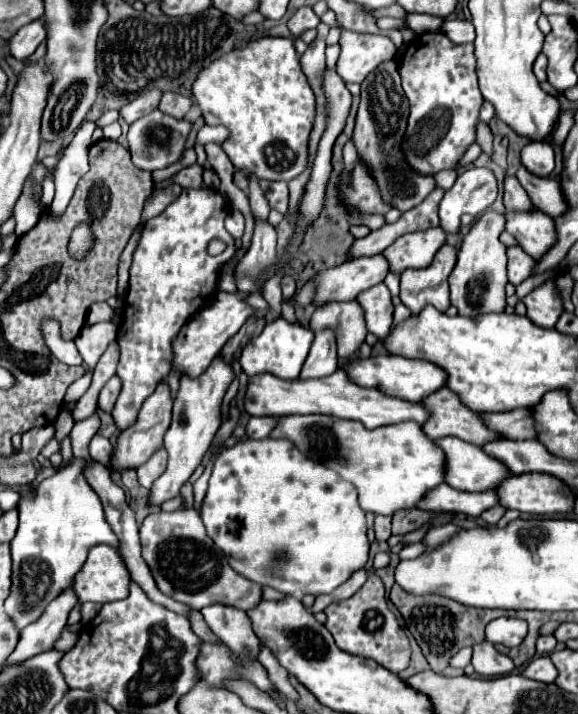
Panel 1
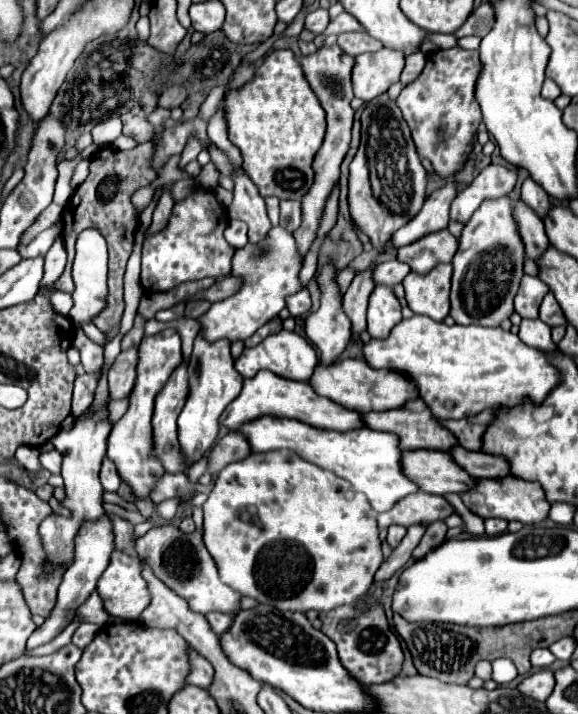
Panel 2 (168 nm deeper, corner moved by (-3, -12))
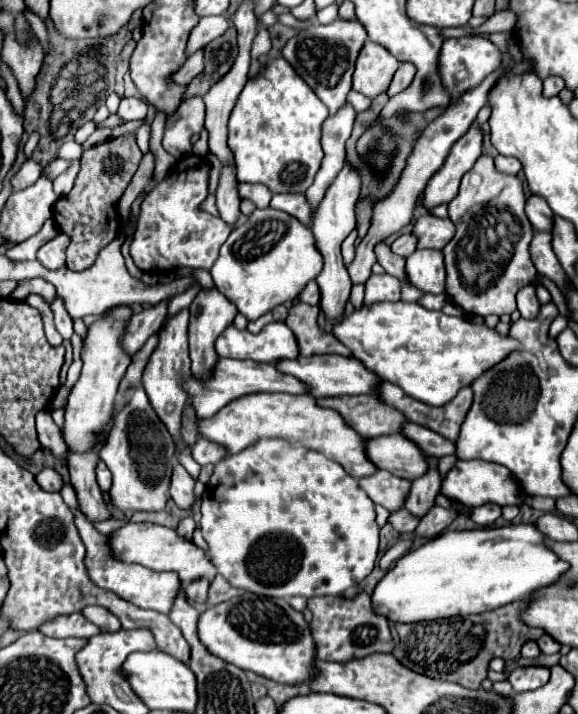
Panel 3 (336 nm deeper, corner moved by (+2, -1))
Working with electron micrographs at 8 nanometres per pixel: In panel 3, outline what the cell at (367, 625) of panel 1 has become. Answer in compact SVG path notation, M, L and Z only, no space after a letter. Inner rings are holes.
M359 591L353 599L345 599L343 595L311 597L307 607L313 613L309 627L315 643L315 653L323 661L349 661L353 657L365 657L369 653L391 653L395 647L387 619L373 613L371 597L365 591Z

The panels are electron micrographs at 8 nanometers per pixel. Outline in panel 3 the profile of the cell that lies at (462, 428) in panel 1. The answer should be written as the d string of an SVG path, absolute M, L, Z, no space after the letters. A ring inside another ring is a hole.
M343 395L317 399L317 405L337 411L345 423L357 429L363 437L379 437L389 433L399 433L405 419L393 409L383 409L381 401L373 395Z

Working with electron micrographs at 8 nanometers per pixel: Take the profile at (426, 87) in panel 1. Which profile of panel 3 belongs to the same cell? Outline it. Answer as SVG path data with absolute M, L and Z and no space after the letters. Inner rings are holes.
M463 37L463 39L445 39L441 55L439 55L439 73L443 77L443 85L453 95L453 101L473 85L479 85L497 65L501 65L501 51L485 37Z

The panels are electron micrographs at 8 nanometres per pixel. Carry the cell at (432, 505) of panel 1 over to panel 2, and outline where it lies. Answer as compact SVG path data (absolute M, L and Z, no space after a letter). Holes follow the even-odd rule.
M418 492L414 496L406 496L406 500L400 500L390 512L384 512L382 516L378 516L377 521L378 528L386 530L392 524L428 526L436 520L446 520L452 514L456 514L456 510L446 498Z

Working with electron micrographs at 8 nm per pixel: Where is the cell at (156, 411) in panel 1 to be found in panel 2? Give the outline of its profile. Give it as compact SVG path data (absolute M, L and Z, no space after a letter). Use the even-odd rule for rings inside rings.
M180 364L174 370L174 376L166 382L166 386L156 396L154 418L152 418L152 438L154 448L152 454L166 472L186 472L180 458L180 446L176 438L176 420L188 396L188 376L186 364Z

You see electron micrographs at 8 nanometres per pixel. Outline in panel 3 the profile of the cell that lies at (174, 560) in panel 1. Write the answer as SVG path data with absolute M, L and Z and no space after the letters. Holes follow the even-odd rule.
M125 523L109 535L109 549L111 555L123 563L139 563L153 571L173 571L179 575L183 585L199 577L207 577L211 581L211 577L217 573L209 557L197 545L179 537L177 531L155 523Z

